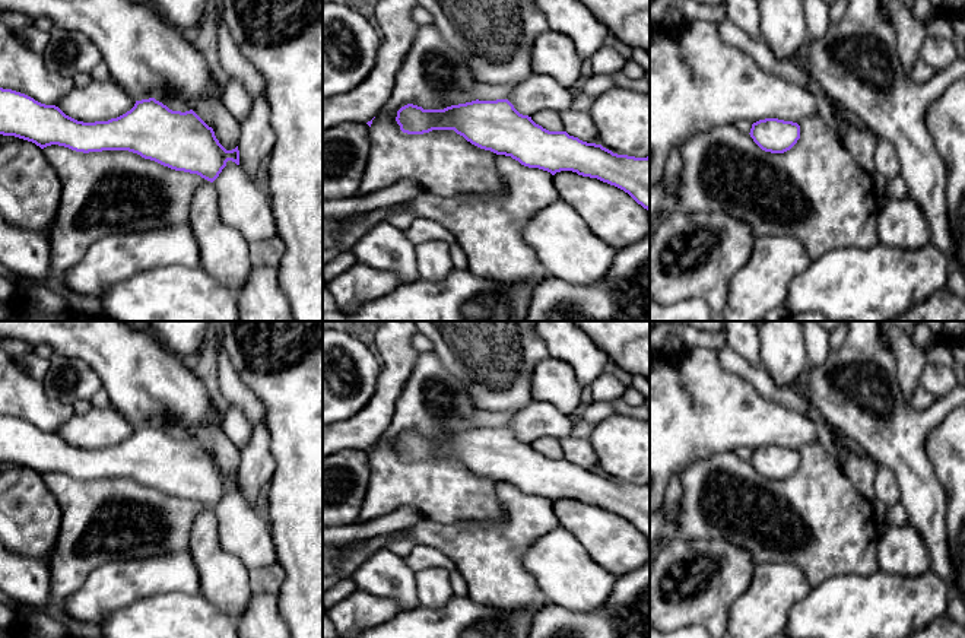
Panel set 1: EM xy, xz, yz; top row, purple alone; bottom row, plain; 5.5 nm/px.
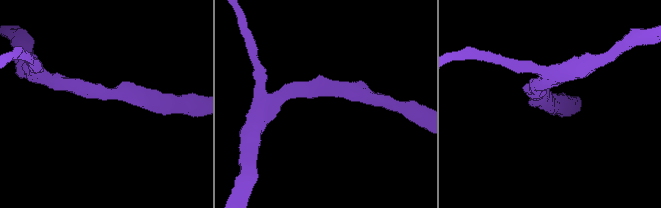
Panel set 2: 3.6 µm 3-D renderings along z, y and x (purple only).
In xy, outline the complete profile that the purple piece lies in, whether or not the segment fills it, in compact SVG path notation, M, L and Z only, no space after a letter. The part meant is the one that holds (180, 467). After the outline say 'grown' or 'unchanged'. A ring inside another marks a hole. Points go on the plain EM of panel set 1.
M0 415L0 461L15 463L35 470L41 476L58 472L76 479L128 477L175 498L197 501L213 510L228 488L239 492L238 473L226 477L193 437L172 438L155 425L136 428L126 441L108 448L83 450L66 442L55 432L45 432L34 425Z; unchanged

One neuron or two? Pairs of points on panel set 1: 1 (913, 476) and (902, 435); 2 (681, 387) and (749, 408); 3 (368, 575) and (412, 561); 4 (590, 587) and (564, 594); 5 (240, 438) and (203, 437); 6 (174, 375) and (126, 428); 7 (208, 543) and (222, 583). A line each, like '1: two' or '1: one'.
1: one
2: one
3: two
4: one
5: two
6: two
7: one

